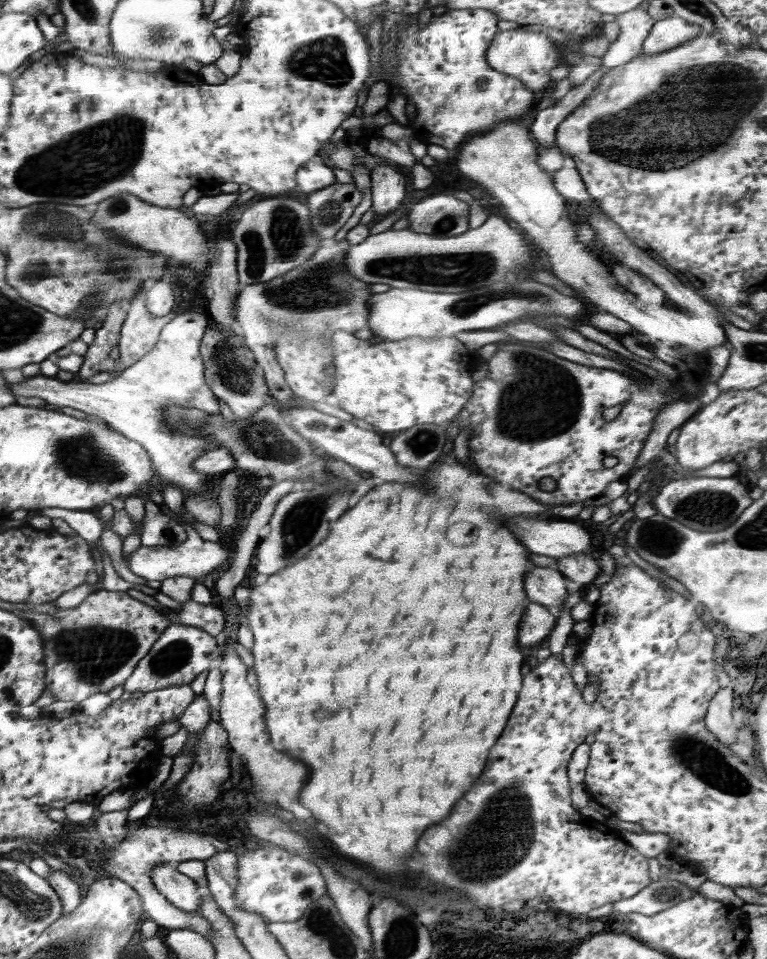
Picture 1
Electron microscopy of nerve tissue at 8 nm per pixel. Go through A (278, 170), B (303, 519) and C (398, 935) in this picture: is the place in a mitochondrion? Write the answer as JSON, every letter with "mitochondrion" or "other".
{"A":"other","B":"mitochondrion","C":"mitochondrion"}

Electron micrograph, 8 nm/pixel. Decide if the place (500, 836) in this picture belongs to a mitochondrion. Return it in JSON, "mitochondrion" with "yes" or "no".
{"mitochondrion":"yes"}

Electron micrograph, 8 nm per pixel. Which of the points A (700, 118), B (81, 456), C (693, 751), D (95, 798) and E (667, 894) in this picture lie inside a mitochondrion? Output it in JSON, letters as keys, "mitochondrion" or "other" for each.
{"A":"mitochondrion","B":"mitochondrion","C":"mitochondrion","D":"other","E":"mitochondrion"}

